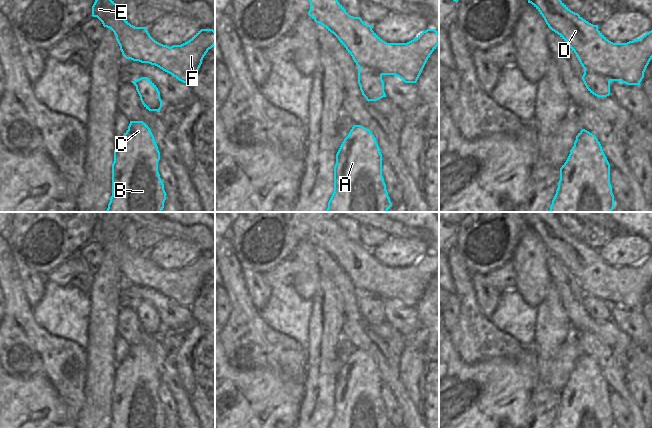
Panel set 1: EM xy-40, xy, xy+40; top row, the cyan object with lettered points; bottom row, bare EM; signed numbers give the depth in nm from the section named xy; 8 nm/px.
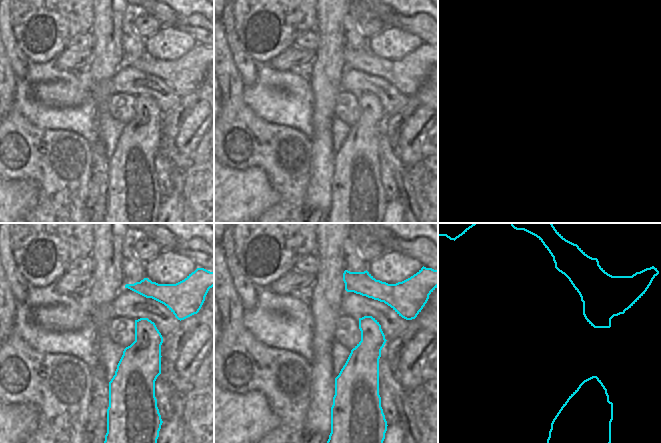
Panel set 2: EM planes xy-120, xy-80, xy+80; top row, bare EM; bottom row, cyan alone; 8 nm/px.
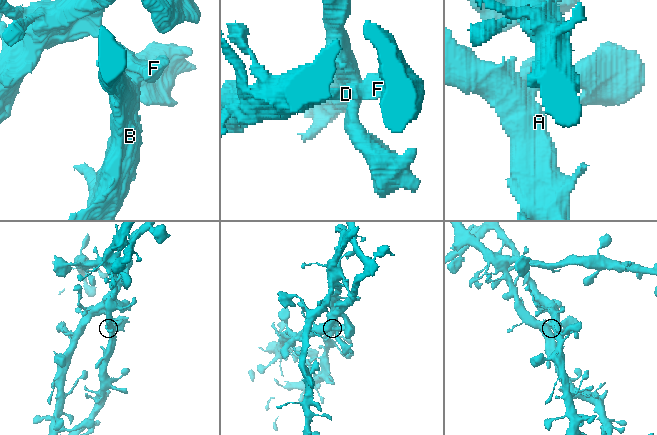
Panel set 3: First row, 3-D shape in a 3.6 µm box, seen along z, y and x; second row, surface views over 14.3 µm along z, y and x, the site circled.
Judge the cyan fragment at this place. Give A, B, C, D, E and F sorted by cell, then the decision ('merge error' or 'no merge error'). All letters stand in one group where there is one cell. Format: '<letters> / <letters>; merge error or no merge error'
A B C / D E F; merge error

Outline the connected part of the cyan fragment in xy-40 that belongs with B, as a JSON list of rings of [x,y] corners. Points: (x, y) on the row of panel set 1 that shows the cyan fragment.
[[[130,121],[128,130],[116,141],[112,164],[112,196],[106,212],[162,212],[166,200],[158,172],[160,152],[154,136],[143,121]]]

